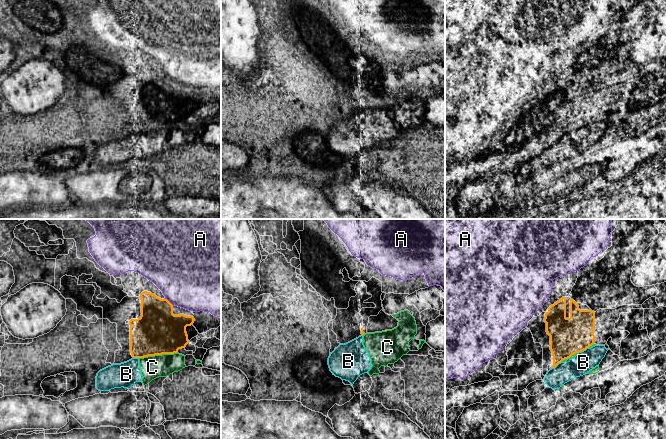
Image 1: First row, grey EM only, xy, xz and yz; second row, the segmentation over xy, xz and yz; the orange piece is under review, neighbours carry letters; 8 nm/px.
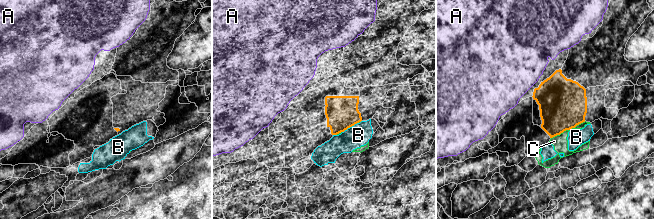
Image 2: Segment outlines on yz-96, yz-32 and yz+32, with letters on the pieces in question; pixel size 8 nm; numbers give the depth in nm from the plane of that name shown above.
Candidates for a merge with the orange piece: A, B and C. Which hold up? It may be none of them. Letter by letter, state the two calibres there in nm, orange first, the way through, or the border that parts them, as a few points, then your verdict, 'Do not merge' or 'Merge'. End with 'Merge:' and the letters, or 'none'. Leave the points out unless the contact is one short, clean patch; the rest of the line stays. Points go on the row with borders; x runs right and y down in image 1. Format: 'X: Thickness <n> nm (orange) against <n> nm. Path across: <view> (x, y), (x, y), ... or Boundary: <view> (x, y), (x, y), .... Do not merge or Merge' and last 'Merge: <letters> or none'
A: Thickness 360 nm (orange) against 480 nm. Boundary: xy (165, 298), (173, 305). Do not merge
B: Thickness 300 nm (orange) against 170 nm. Do not merge
C: Thickness 380 nm (orange) against 190 nm. Do not merge
Merge: none

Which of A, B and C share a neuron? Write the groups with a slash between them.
A / B C

